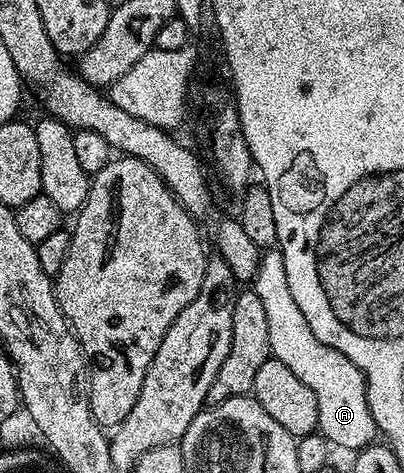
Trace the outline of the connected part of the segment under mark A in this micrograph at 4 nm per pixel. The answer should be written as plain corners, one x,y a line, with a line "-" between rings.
278,247
266,249
260,255
253,290
257,298
261,298
261,306
265,306
272,357
285,362
285,366
289,366
289,370
293,370
293,374
297,374
297,378
301,378
301,382
305,382
305,386
313,390
313,398
317,398
318,431
336,449
366,448
376,439
377,429
369,410
367,383
363,372
357,370
357,366
353,366
353,362
349,362
345,354
321,343
313,330
309,330
305,314
297,310
297,302
293,302
293,294
289,294
289,278
285,278
285,262

